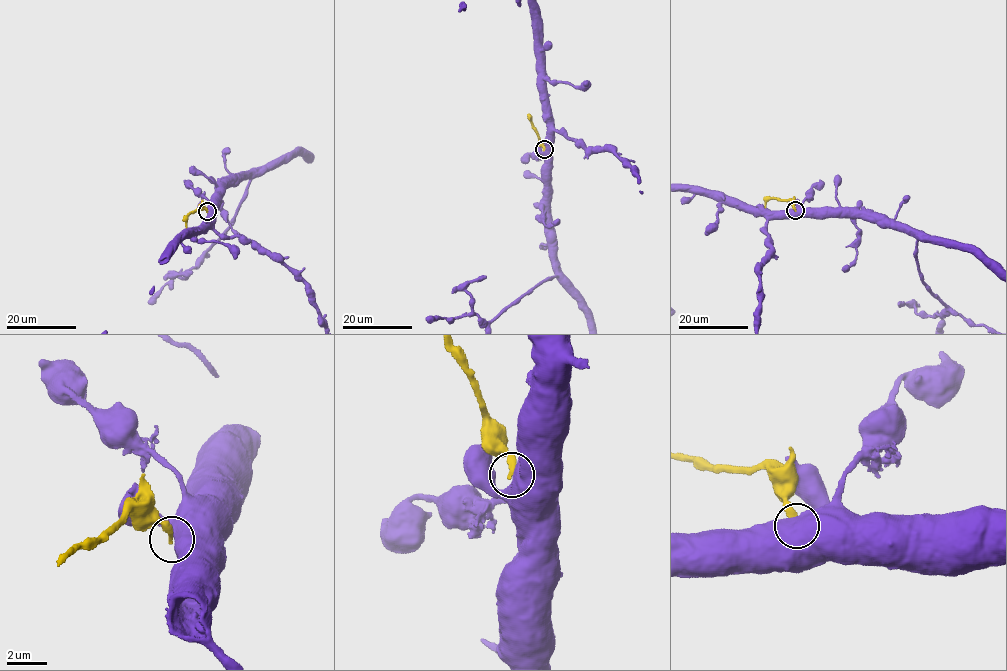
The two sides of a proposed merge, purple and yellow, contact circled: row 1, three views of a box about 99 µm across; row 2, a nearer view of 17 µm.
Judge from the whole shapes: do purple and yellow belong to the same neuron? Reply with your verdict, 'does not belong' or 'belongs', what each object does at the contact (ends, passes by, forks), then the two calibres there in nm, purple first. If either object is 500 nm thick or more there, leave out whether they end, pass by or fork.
does not belong; 800 nm thick on the purple side, 300 nm on the other

